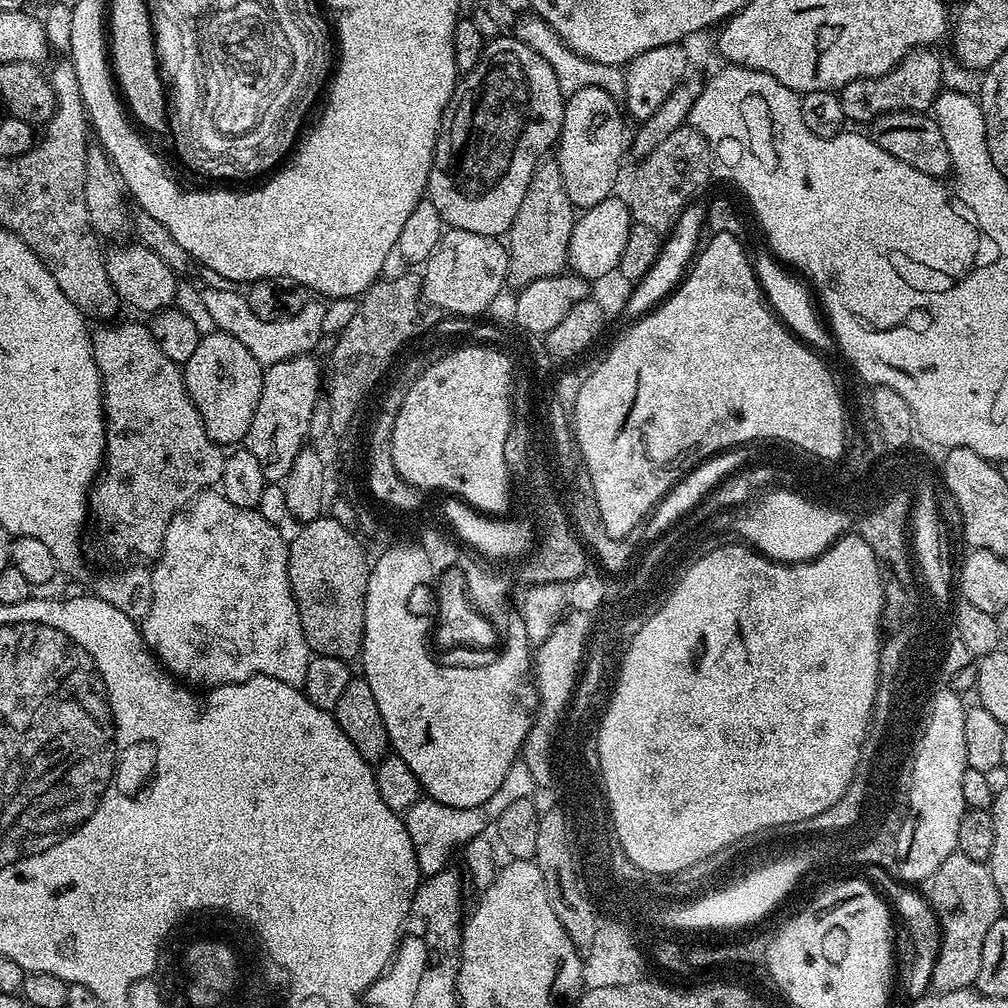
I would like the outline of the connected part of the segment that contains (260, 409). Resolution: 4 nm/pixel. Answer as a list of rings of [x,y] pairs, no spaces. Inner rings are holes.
[[[305,354],[264,368],[262,394],[242,444],[250,454],[254,454],[254,458],[258,458],[265,481],[285,481],[294,465],[294,458],[306,447],[307,440],[304,439],[312,424],[312,411],[316,408],[316,399],[322,396],[320,364],[316,356]]]

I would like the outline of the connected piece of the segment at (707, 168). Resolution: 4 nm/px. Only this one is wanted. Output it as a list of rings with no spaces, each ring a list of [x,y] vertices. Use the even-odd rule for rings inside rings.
[[[685,126],[674,130],[657,148],[650,150],[636,168],[632,176],[632,185],[628,188],[626,199],[628,209],[632,211],[632,219],[642,226],[650,226],[661,234],[671,233],[679,220],[679,216],[696,196],[708,184],[712,172],[714,176],[714,161],[712,151],[706,138],[697,128]]]

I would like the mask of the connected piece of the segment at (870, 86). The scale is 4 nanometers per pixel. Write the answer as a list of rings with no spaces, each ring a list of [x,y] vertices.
[[[928,46],[914,48],[911,52],[907,52],[884,76],[876,76],[872,80],[851,80],[845,88],[839,89],[838,95],[842,102],[845,121],[857,120],[858,123],[867,125],[887,112],[927,113],[935,105],[936,98],[942,91],[940,83],[944,80],[944,64],[932,52],[935,51]]]

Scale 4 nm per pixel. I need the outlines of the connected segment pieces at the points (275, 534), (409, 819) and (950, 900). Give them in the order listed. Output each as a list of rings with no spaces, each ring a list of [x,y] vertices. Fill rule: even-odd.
[[[205,490],[198,493],[170,522],[160,555],[156,557],[150,568],[152,573],[152,605],[146,618],[142,621],[142,631],[145,644],[152,649],[156,659],[173,676],[204,690],[217,688],[223,684],[241,684],[255,676],[278,678],[278,682],[286,682],[295,688],[300,688],[306,682],[306,666],[310,659],[310,649],[306,642],[306,634],[302,630],[302,622],[298,618],[298,606],[292,596],[292,587],[288,581],[286,536],[284,540],[280,531],[281,529],[277,525],[266,522],[266,518],[262,518],[259,511],[234,506],[234,502],[230,502],[219,490]]]
[[[518,758],[507,770],[502,785],[498,786],[498,790],[491,795],[491,798],[485,802],[482,808],[446,806],[445,803],[440,803],[432,797],[421,797],[420,801],[404,814],[407,833],[410,834],[411,844],[415,848],[421,875],[427,878],[445,871],[446,862],[452,848],[461,847],[484,834],[483,812],[488,816],[488,819],[494,820],[511,803],[531,799],[537,787],[534,776],[530,773],[530,768],[526,766],[523,759]]]
[[[954,851],[938,870],[934,870],[926,884],[926,895],[929,906],[940,919],[940,949],[932,970],[932,988],[936,992],[972,988],[982,964],[986,930],[1002,916],[998,886],[994,886],[992,872],[985,861],[966,858],[966,854]]]

